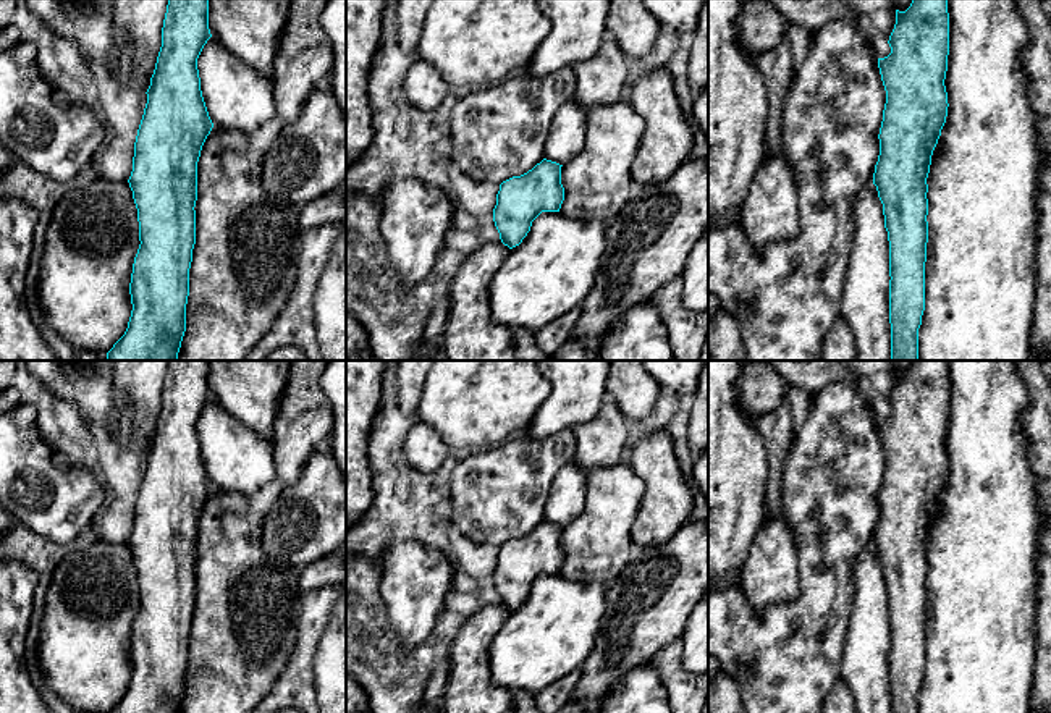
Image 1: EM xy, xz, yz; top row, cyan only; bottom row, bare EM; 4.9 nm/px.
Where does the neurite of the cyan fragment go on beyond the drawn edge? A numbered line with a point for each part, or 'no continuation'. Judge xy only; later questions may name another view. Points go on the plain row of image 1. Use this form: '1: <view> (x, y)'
no continuation

